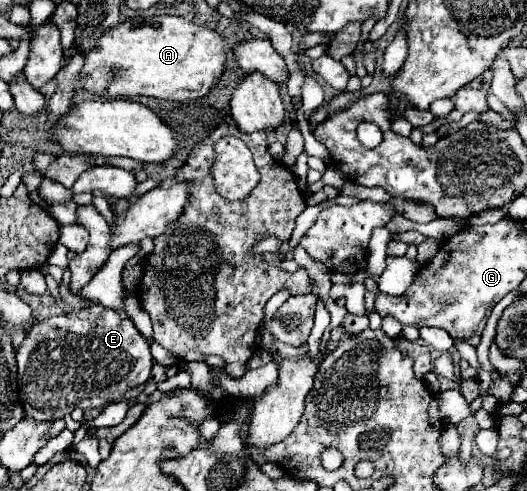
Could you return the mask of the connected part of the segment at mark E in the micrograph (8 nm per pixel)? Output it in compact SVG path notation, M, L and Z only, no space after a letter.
M100 304L32 326L16 350L16 362L20 400L26 416L34 420L56 420L74 408L88 410L118 402L128 388L150 378L154 364L150 346L132 320Z

